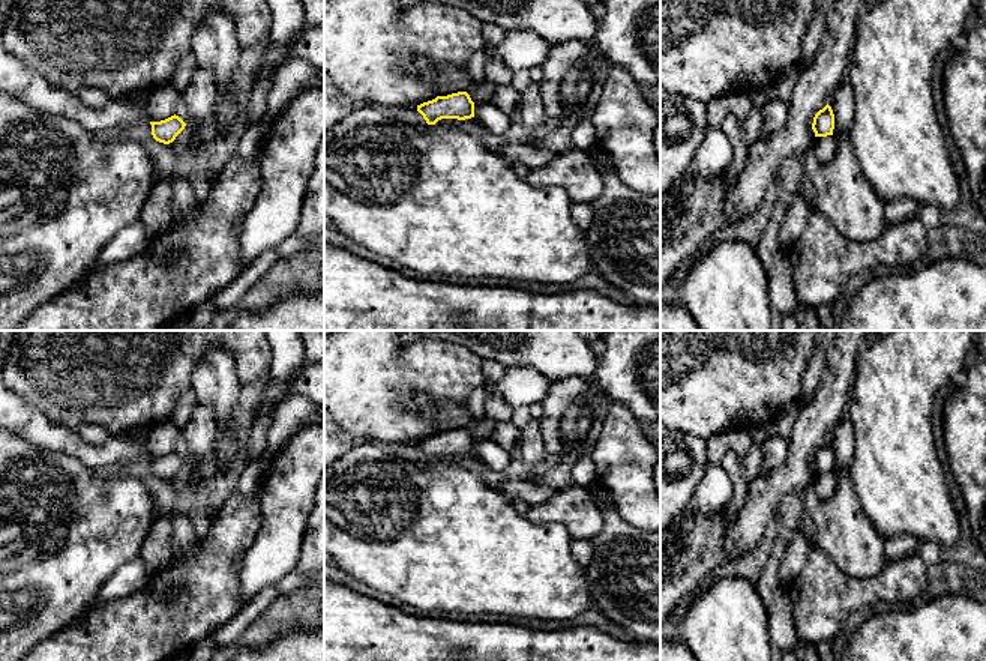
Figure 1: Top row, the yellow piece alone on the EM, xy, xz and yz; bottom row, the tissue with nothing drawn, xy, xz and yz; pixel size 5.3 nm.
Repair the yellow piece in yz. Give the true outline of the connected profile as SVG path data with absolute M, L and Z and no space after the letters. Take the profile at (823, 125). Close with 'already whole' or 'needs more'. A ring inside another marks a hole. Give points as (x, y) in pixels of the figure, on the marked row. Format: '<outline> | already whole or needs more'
M828 104L815 114L812 129L815 137L833 135L834 114Z | already whole

